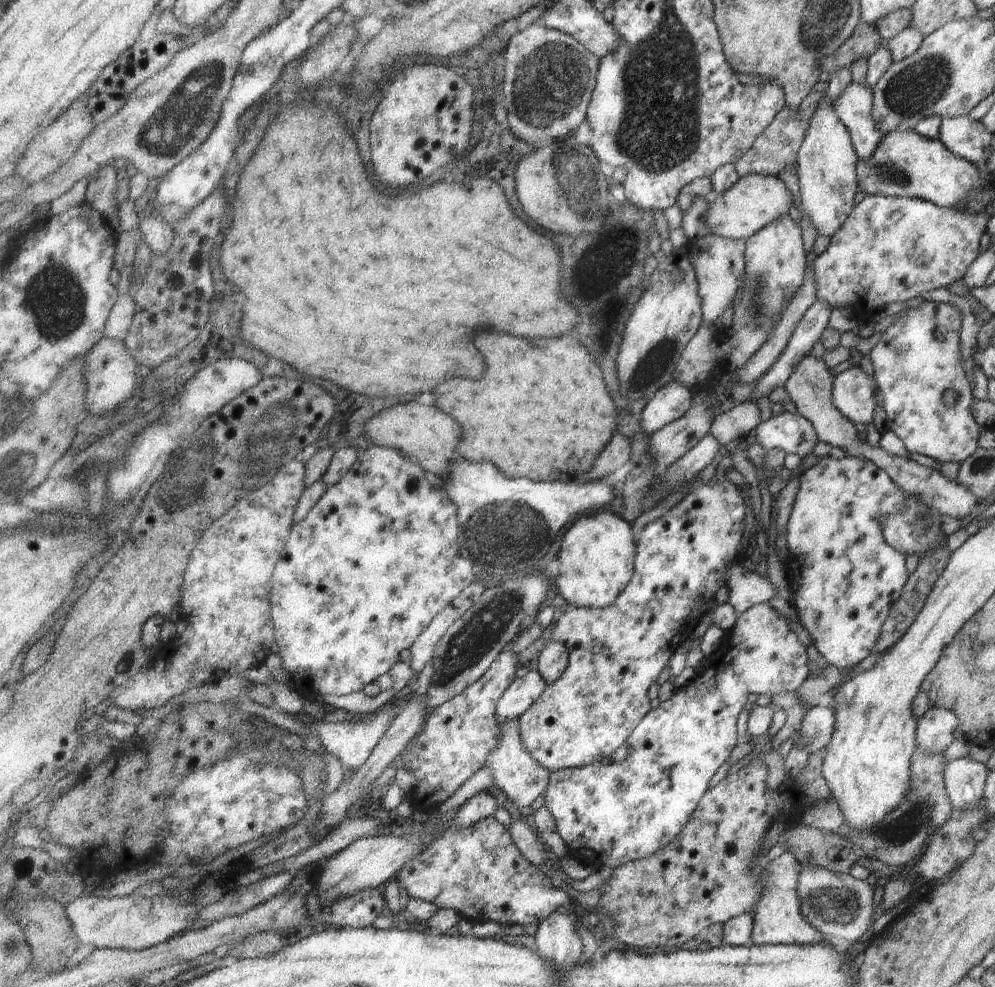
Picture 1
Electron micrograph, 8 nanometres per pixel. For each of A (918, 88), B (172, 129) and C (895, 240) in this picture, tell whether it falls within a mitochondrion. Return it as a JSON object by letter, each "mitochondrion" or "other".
{"A":"mitochondrion","B":"mitochondrion","C":"other"}

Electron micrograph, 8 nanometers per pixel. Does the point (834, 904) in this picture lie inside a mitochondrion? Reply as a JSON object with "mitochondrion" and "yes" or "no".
{"mitochondrion":"yes"}

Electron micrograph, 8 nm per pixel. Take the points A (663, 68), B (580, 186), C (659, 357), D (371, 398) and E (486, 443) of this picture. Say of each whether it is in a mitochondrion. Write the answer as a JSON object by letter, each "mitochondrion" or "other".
{"A":"mitochondrion","B":"mitochondrion","C":"mitochondrion","D":"other","E":"other"}

